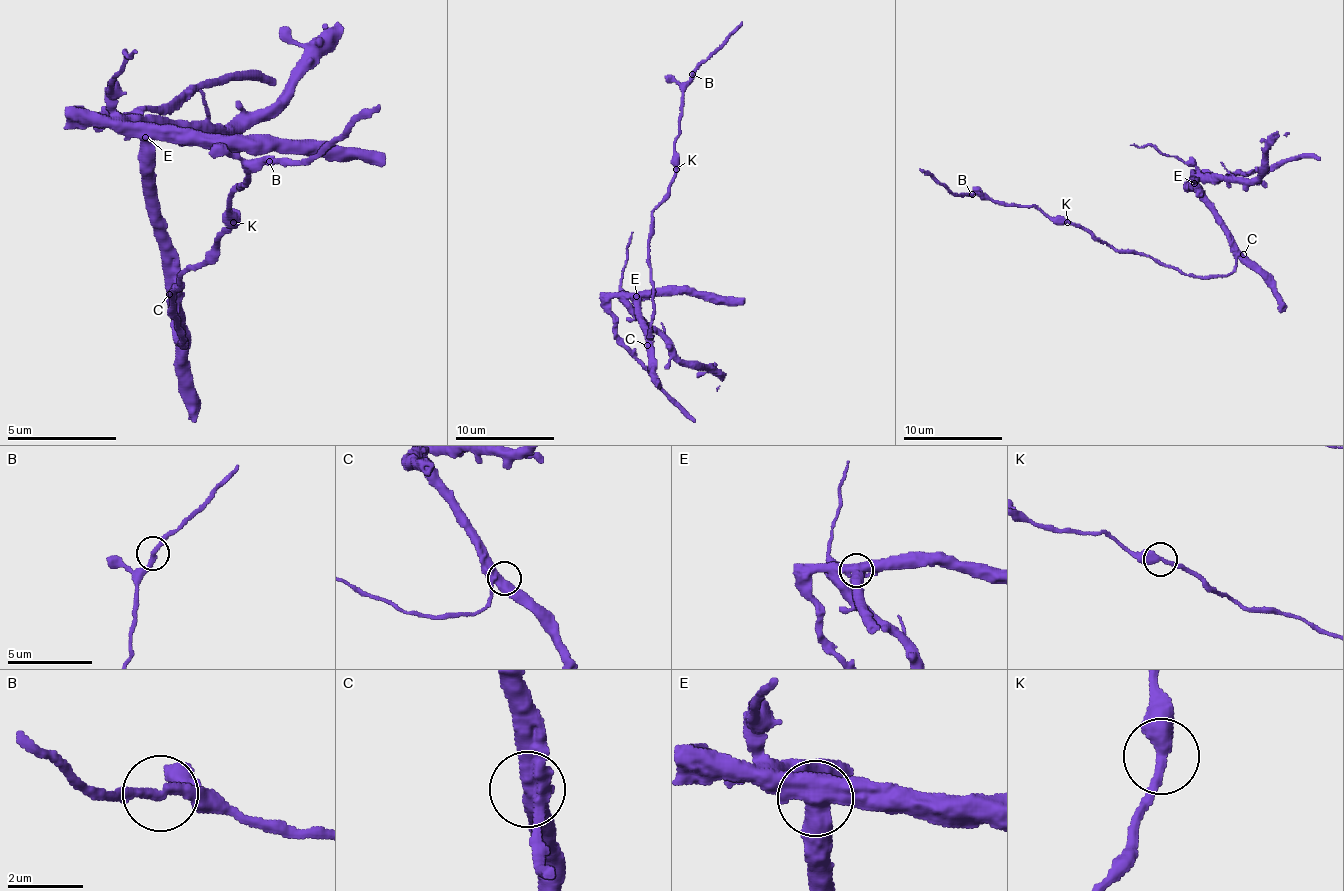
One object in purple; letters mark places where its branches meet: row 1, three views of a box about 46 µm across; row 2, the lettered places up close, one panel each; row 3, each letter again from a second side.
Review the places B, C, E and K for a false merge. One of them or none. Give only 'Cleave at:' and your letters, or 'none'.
Cleave at: E

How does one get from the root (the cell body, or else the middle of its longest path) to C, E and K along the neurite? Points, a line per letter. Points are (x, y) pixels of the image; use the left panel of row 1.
C: (180, 338), (180, 332), (174, 327), (174, 300), (169, 294)
E: (180, 338), (180, 343), (174, 327), (174, 267), (169, 261), (169, 239), (158, 223), (152, 141), (147, 135)
K: (180, 338), (180, 327), (174, 322), (174, 294), (180, 289), (180, 278), (202, 261), (234, 223)

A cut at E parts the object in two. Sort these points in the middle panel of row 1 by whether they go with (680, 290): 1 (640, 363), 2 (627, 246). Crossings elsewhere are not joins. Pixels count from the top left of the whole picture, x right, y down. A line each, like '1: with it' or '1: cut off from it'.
1: with it
2: with it

